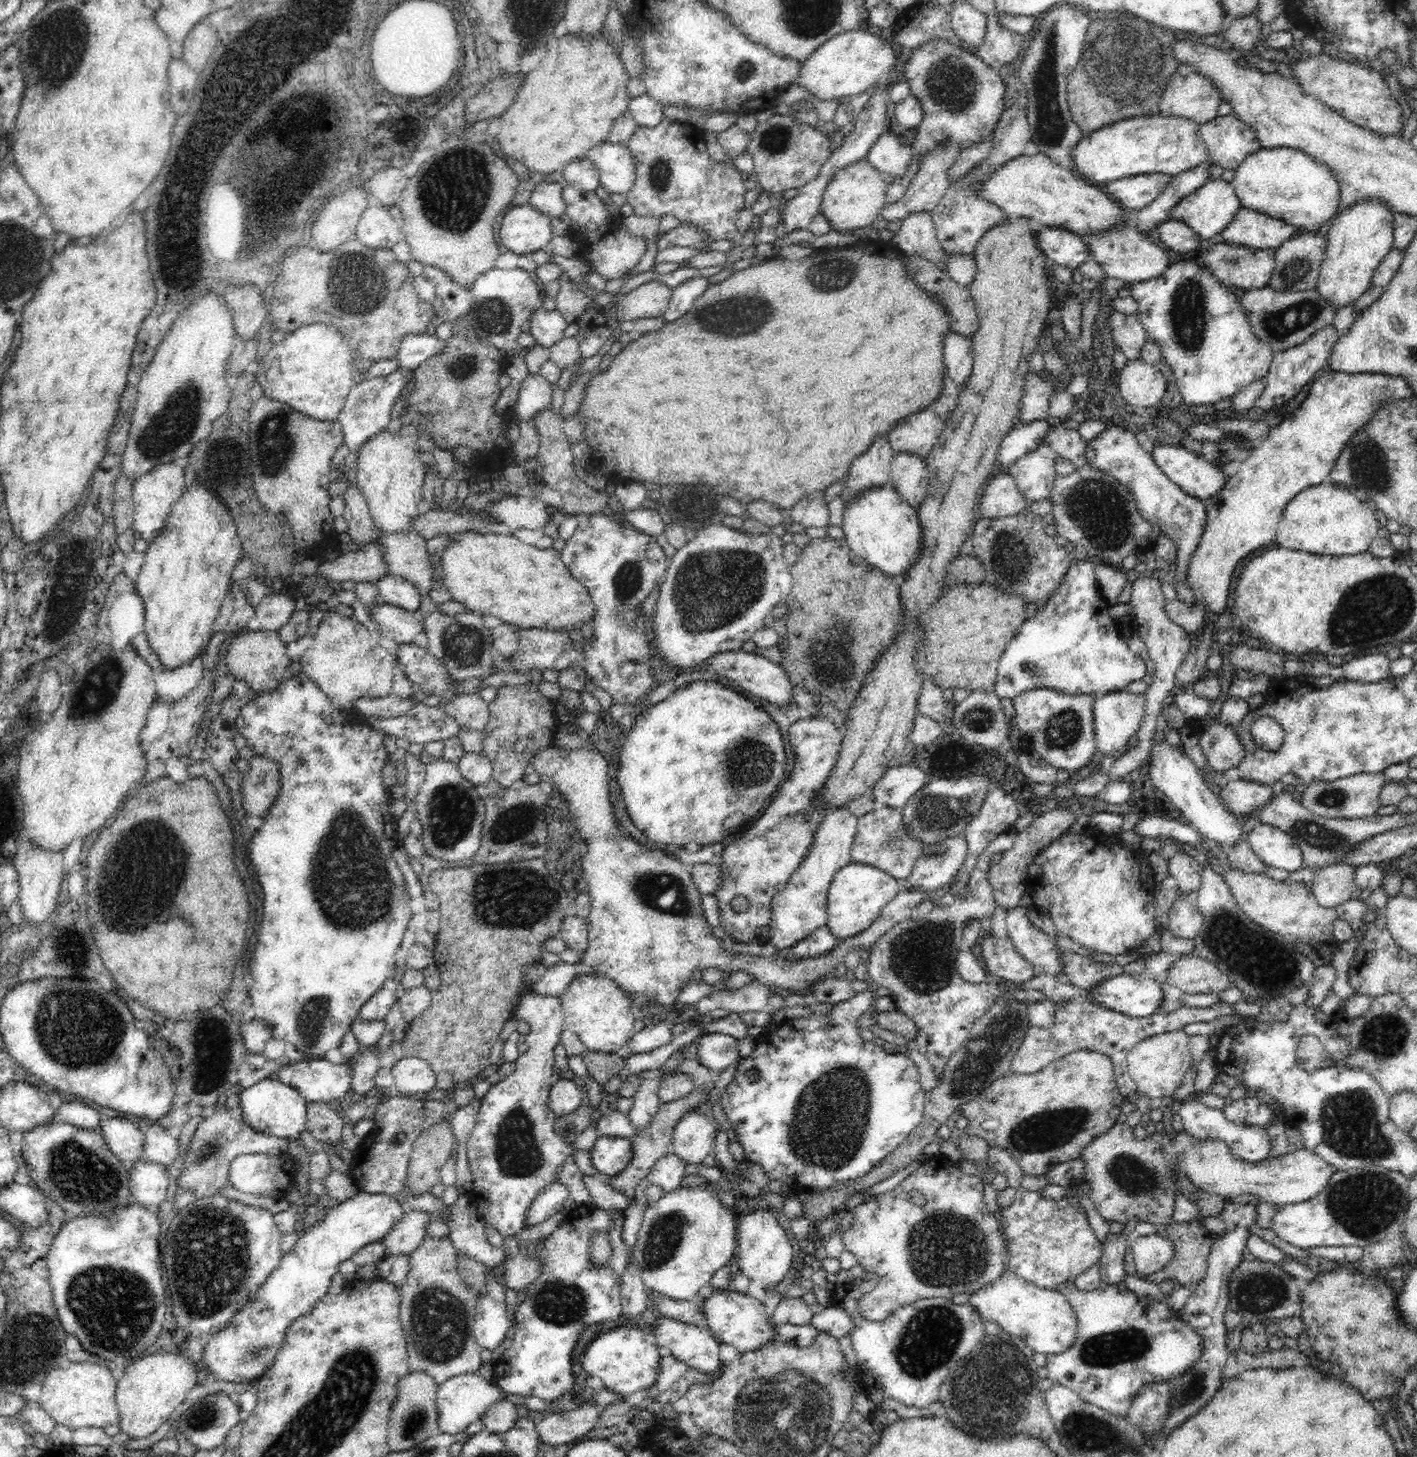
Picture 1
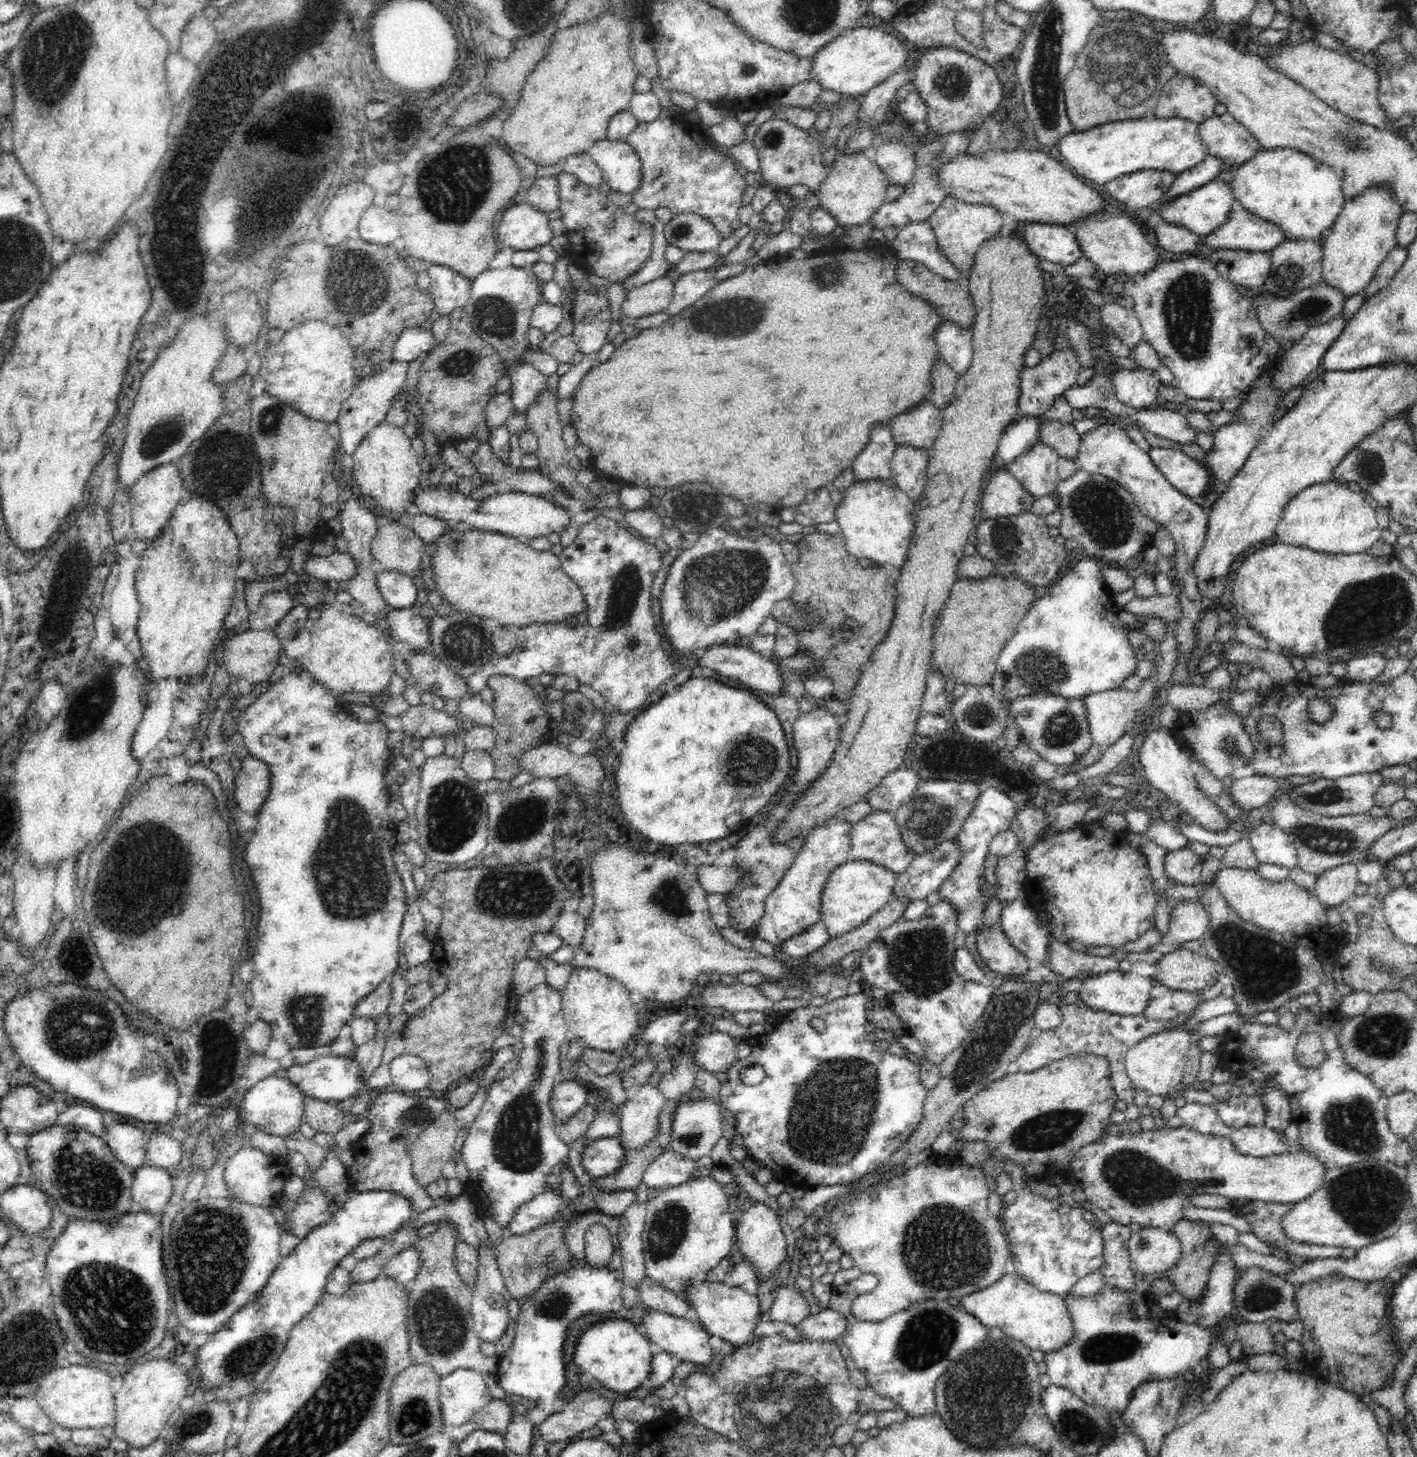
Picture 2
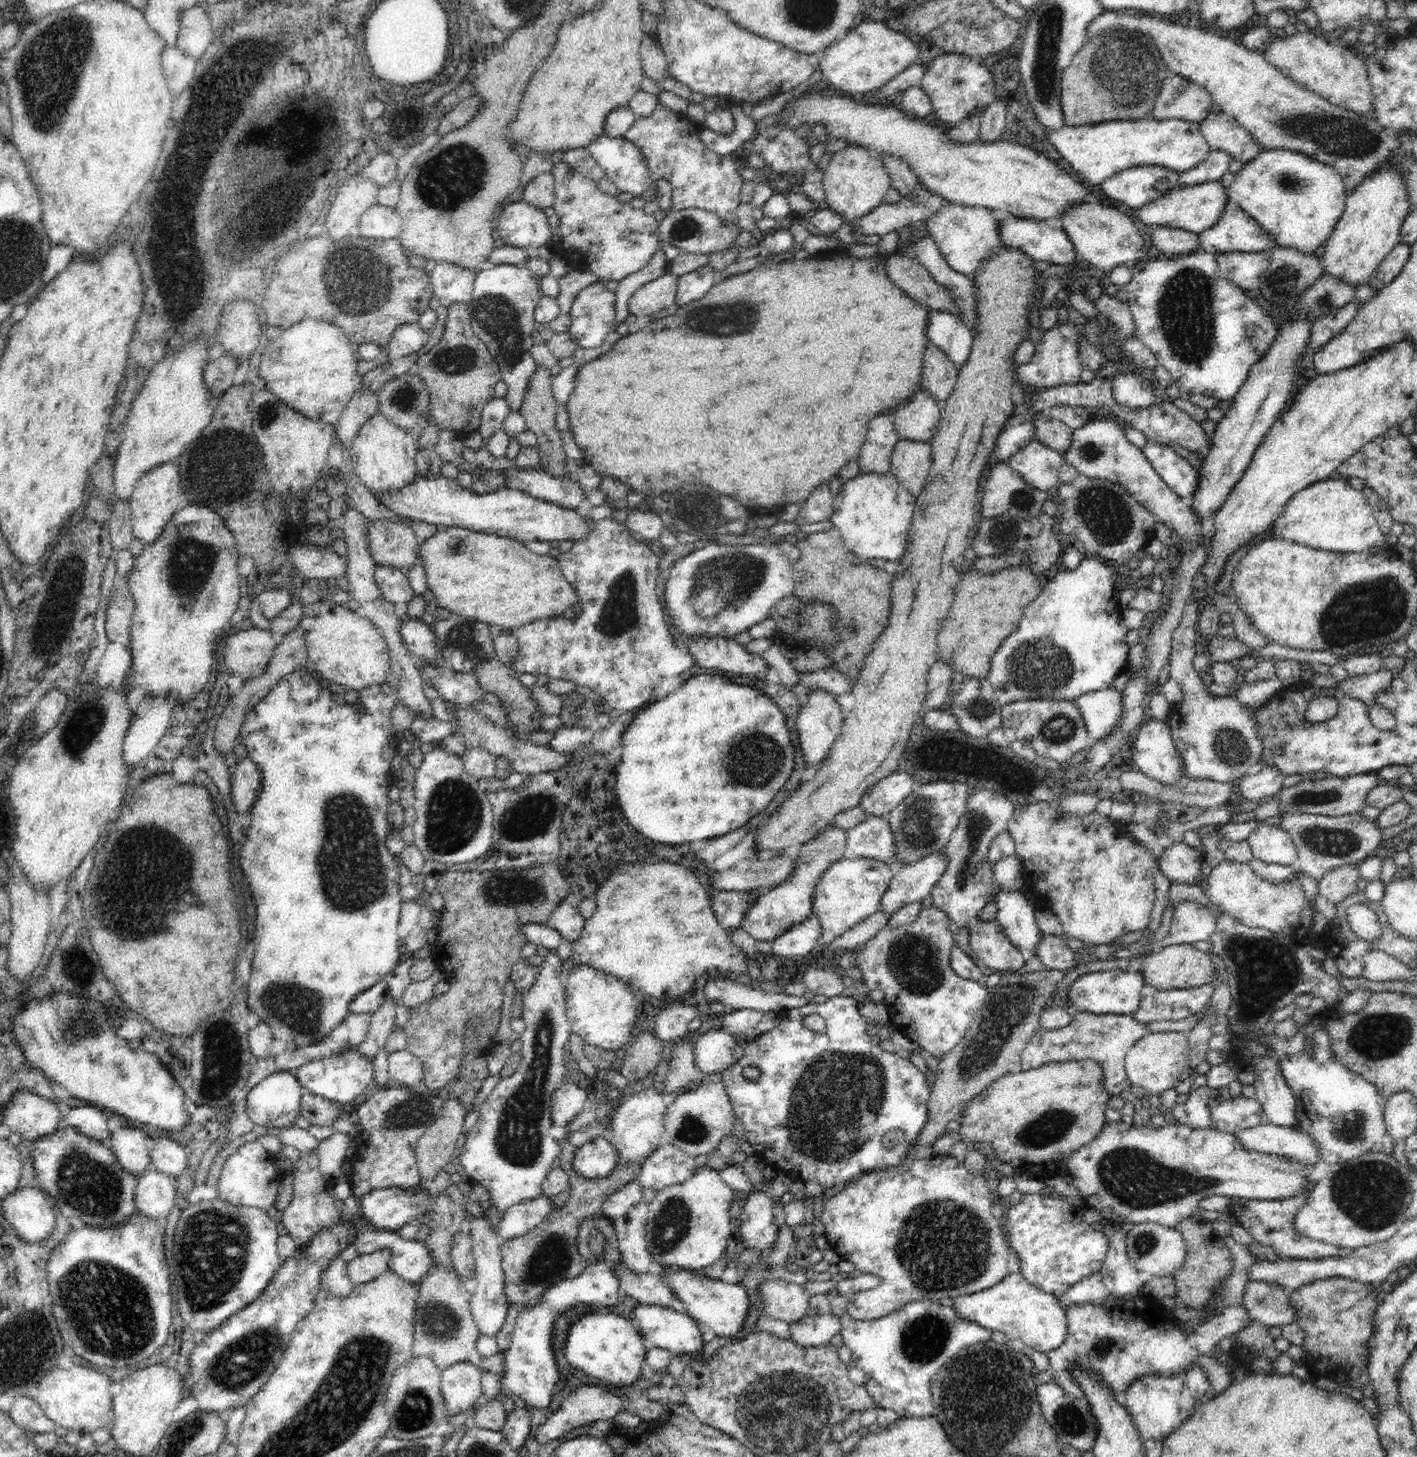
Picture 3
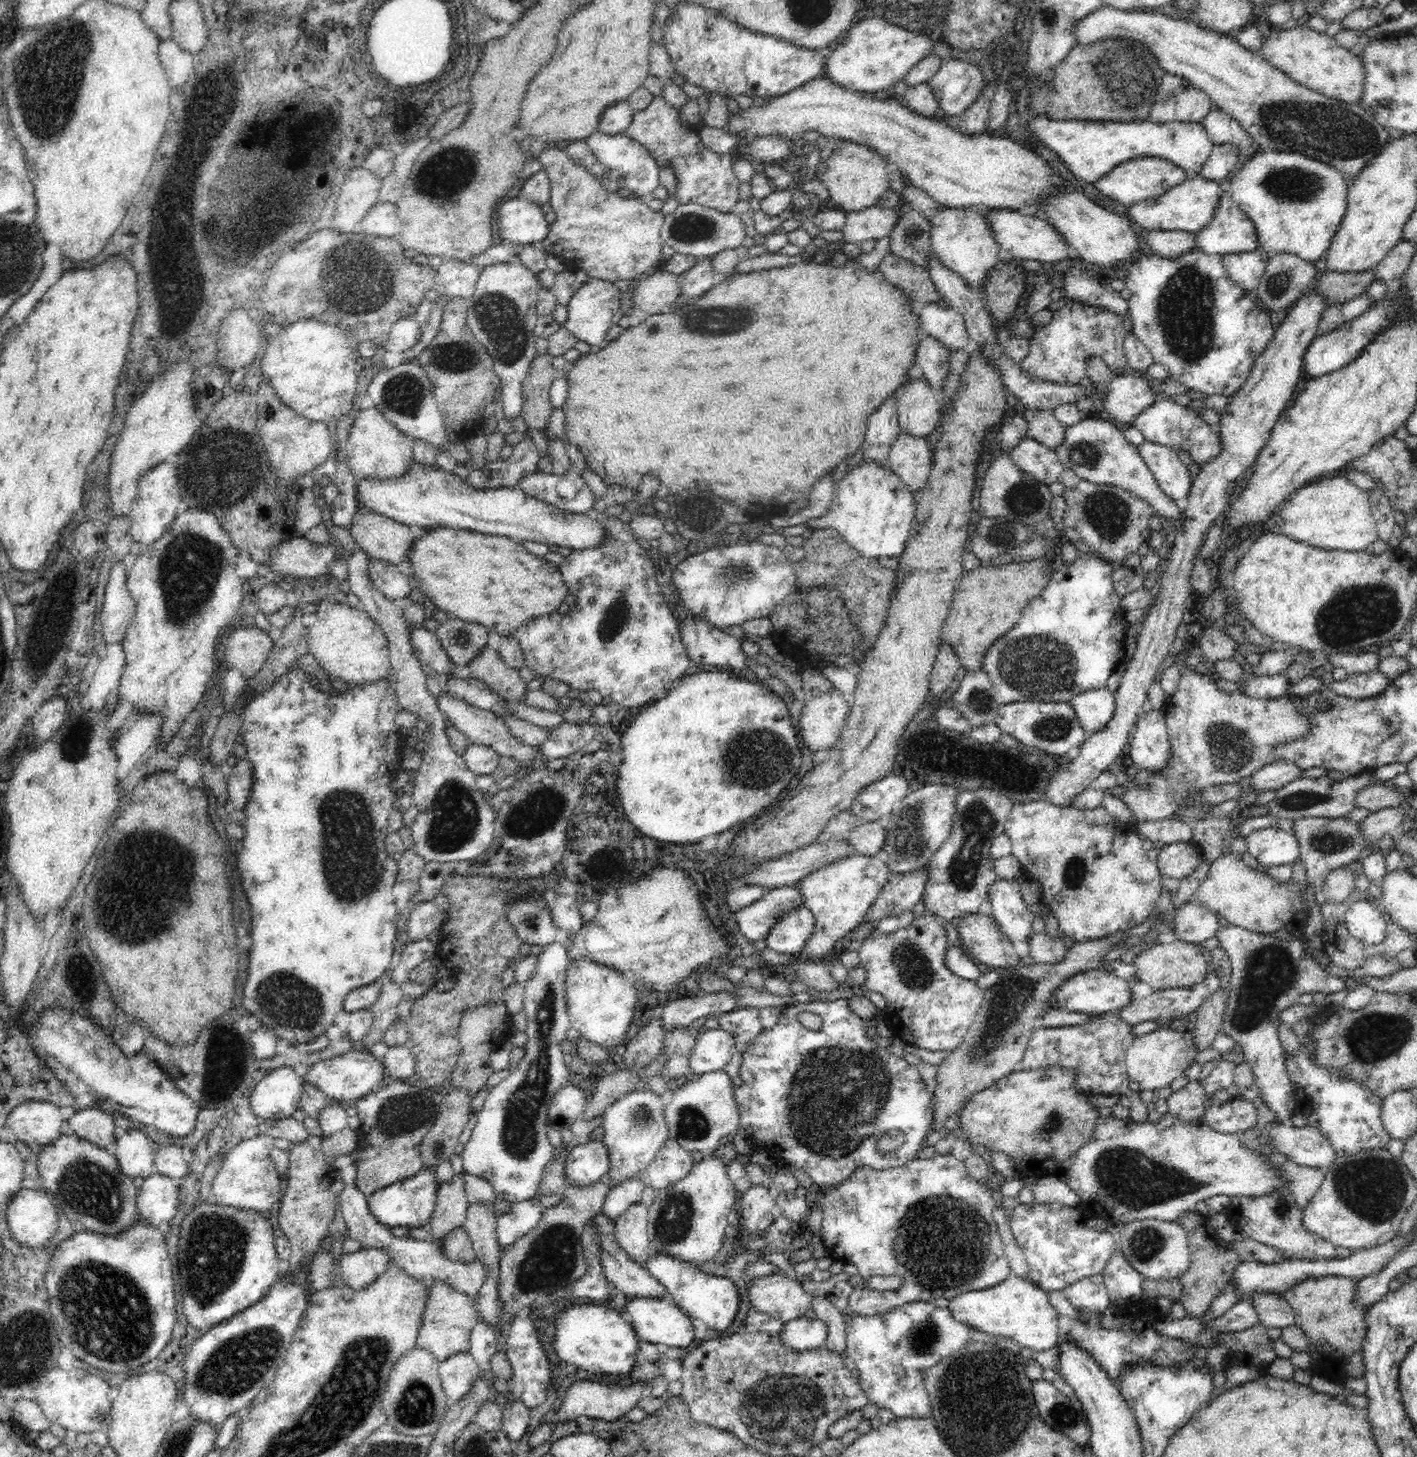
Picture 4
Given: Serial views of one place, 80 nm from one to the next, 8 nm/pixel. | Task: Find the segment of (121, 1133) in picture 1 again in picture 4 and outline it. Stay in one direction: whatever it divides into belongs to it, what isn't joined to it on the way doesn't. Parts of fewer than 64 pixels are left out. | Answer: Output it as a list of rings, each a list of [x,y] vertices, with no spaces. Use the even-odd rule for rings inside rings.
[[[138,1130],[119,1132],[112,1148],[121,1171],[137,1182],[154,1173],[155,1150],[148,1136]]]

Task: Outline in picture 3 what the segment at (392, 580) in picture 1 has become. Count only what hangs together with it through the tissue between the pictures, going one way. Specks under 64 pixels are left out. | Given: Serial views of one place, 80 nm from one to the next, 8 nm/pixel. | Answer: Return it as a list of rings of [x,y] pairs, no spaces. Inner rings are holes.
[[[377,564],[374,576],[376,584],[388,602],[403,608],[410,600],[416,599],[416,595],[408,582],[408,577],[399,568]]]

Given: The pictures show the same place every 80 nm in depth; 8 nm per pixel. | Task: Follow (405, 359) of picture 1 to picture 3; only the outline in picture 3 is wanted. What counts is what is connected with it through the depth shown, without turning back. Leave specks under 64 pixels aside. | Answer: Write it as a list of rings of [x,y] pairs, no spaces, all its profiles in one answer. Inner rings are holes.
[[[416,323],[398,326],[387,344],[388,358],[402,359],[410,353],[420,350],[428,342],[429,334]]]

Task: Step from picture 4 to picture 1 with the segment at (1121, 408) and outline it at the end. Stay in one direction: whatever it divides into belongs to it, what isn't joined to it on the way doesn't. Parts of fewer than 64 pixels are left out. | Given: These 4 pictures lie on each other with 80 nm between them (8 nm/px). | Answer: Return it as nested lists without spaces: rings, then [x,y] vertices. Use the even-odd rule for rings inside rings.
[[[1140,358],[1129,361],[1114,376],[1122,400],[1130,409],[1135,406],[1160,405],[1168,381],[1156,365],[1148,364]]]

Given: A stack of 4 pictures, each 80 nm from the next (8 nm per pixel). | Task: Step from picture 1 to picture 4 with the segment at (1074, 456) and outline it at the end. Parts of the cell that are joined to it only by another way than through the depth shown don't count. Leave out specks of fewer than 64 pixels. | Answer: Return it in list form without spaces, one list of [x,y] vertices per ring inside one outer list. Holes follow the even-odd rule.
[[[1028,409],[1022,416],[1027,422],[1027,436],[1048,448],[1056,448],[1063,439],[1065,426],[1056,418],[1052,409]]]

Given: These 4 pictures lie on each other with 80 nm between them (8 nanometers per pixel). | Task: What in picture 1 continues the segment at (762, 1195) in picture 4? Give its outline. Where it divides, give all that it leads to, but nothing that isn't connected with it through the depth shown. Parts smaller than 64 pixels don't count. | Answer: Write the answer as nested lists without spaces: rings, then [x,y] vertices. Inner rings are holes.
[[[770,1209],[750,1211],[739,1218],[737,1225],[739,1270],[750,1278],[748,1294],[762,1300],[768,1289],[778,1284],[791,1269],[793,1249],[784,1228]]]

